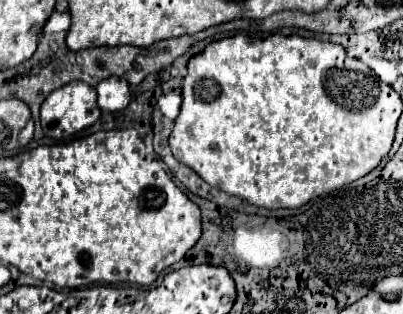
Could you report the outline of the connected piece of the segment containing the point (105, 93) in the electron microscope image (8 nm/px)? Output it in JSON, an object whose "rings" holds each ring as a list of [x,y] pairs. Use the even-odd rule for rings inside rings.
{"rings":[[[106,78],[98,86],[98,106],[108,112],[116,112],[128,106],[130,102],[130,84],[122,78]]]}

